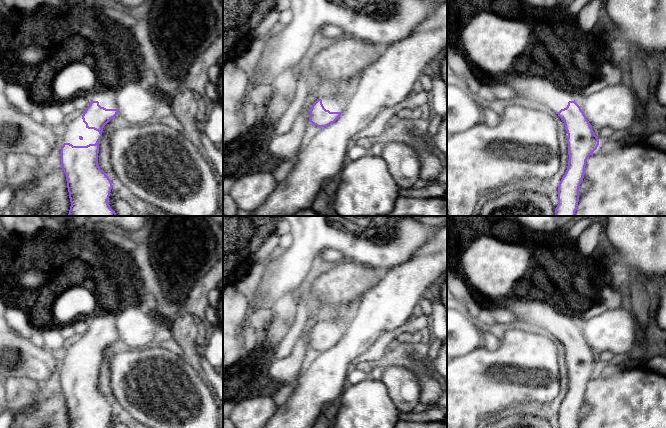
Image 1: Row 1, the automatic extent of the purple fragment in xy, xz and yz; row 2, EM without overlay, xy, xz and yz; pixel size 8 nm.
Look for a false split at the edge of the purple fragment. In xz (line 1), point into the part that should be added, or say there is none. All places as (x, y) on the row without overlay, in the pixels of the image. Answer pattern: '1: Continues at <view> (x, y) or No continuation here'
1: Continues at xz (334, 327)

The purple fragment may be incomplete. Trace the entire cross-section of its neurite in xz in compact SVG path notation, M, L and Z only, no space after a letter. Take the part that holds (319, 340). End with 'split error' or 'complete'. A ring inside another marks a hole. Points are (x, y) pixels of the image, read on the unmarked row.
M341 317L325 320L312 329L309 344L317 351L326 351L334 347L343 334L343 319Z | split error

